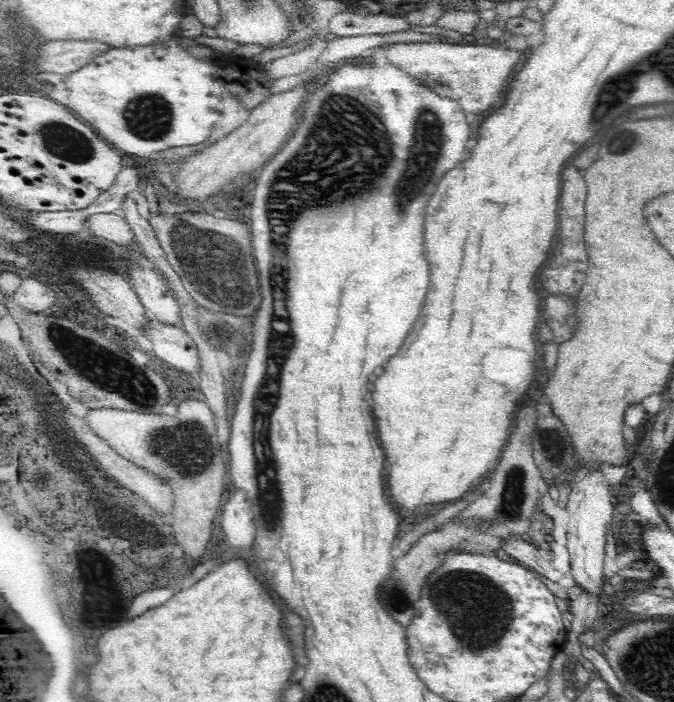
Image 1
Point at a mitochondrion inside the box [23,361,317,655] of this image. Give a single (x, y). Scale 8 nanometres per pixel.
(185, 446)

